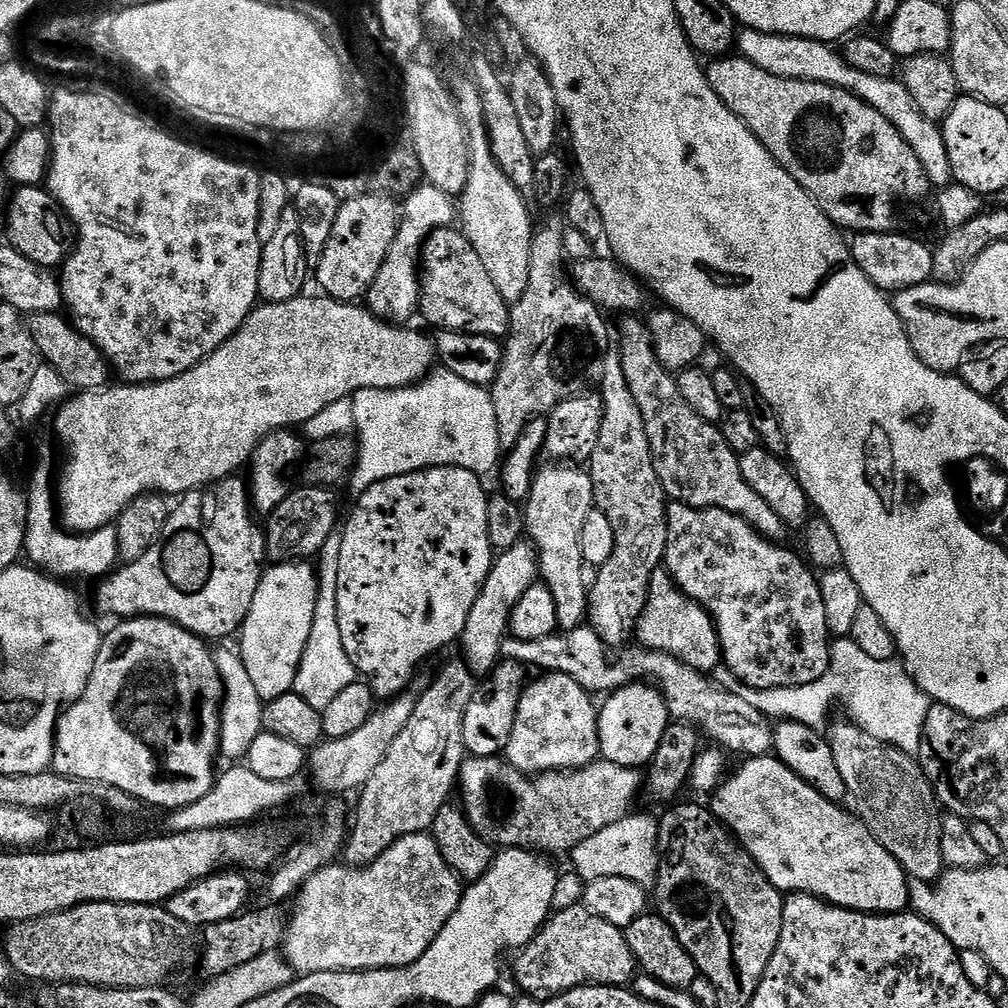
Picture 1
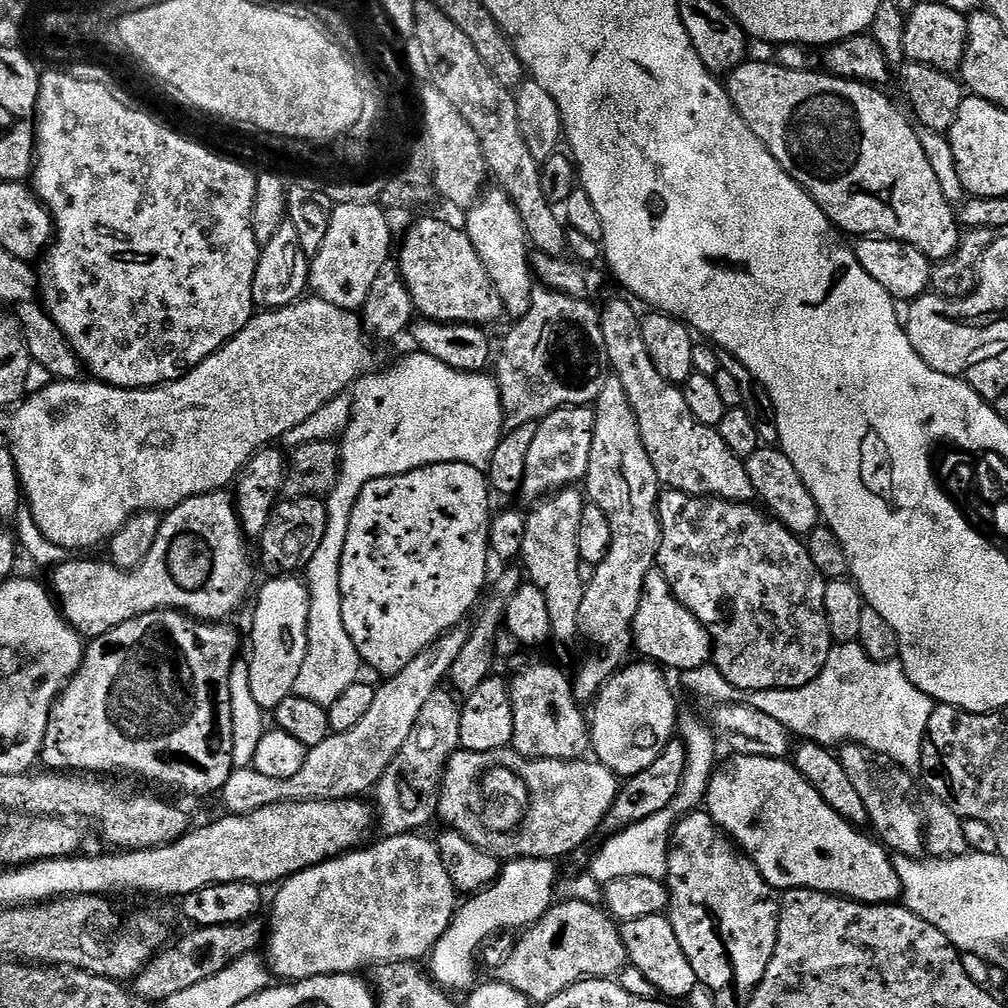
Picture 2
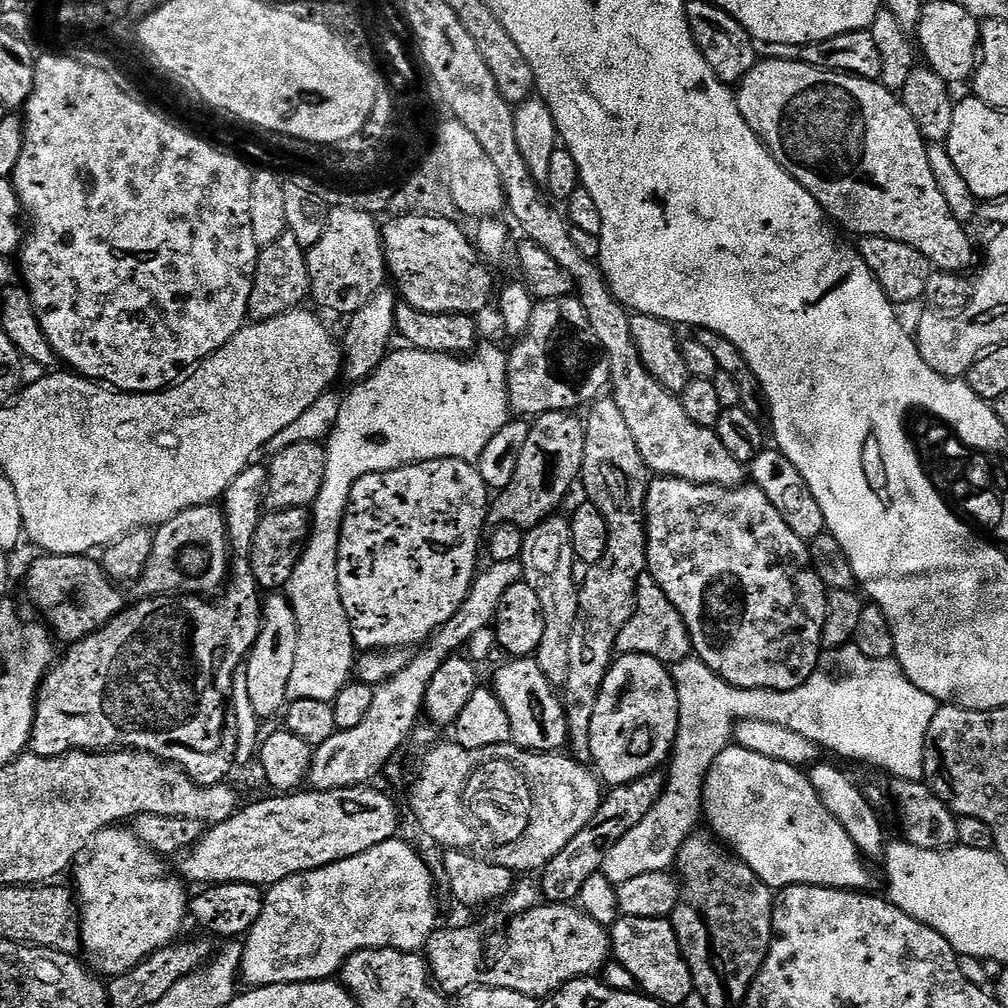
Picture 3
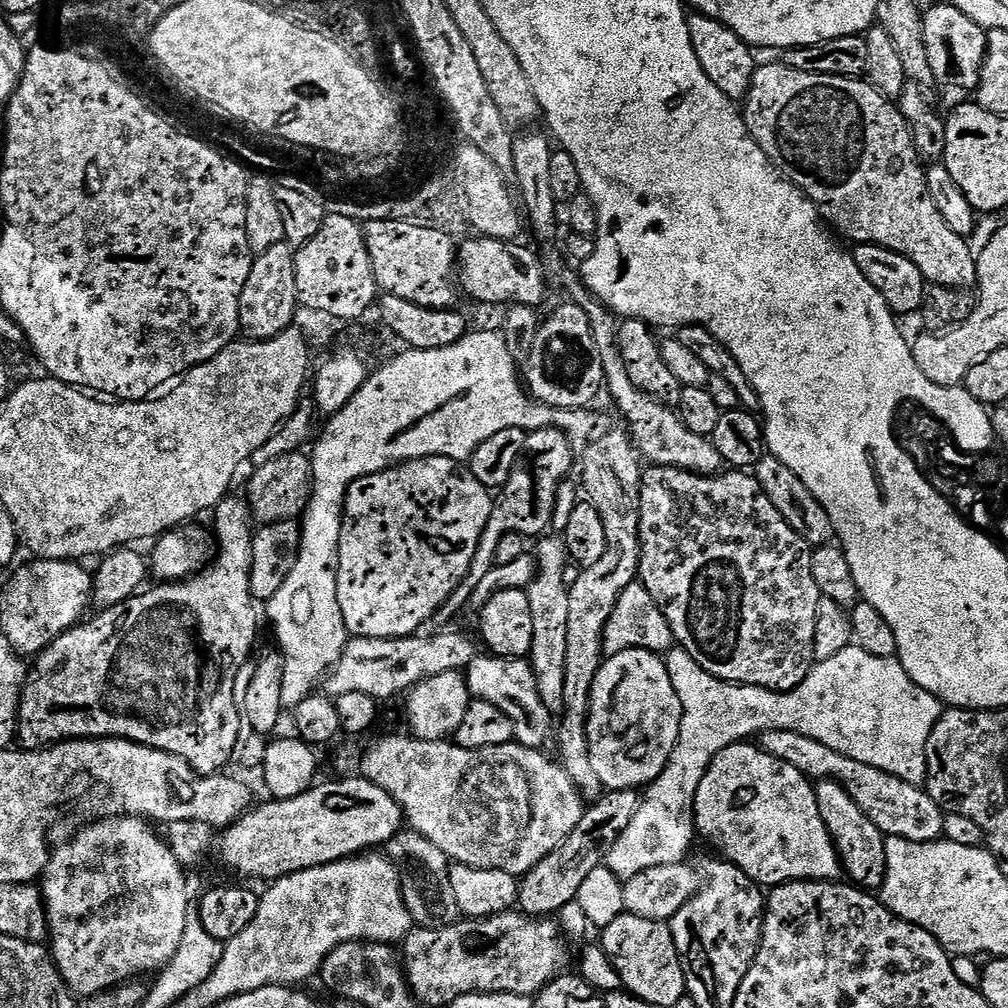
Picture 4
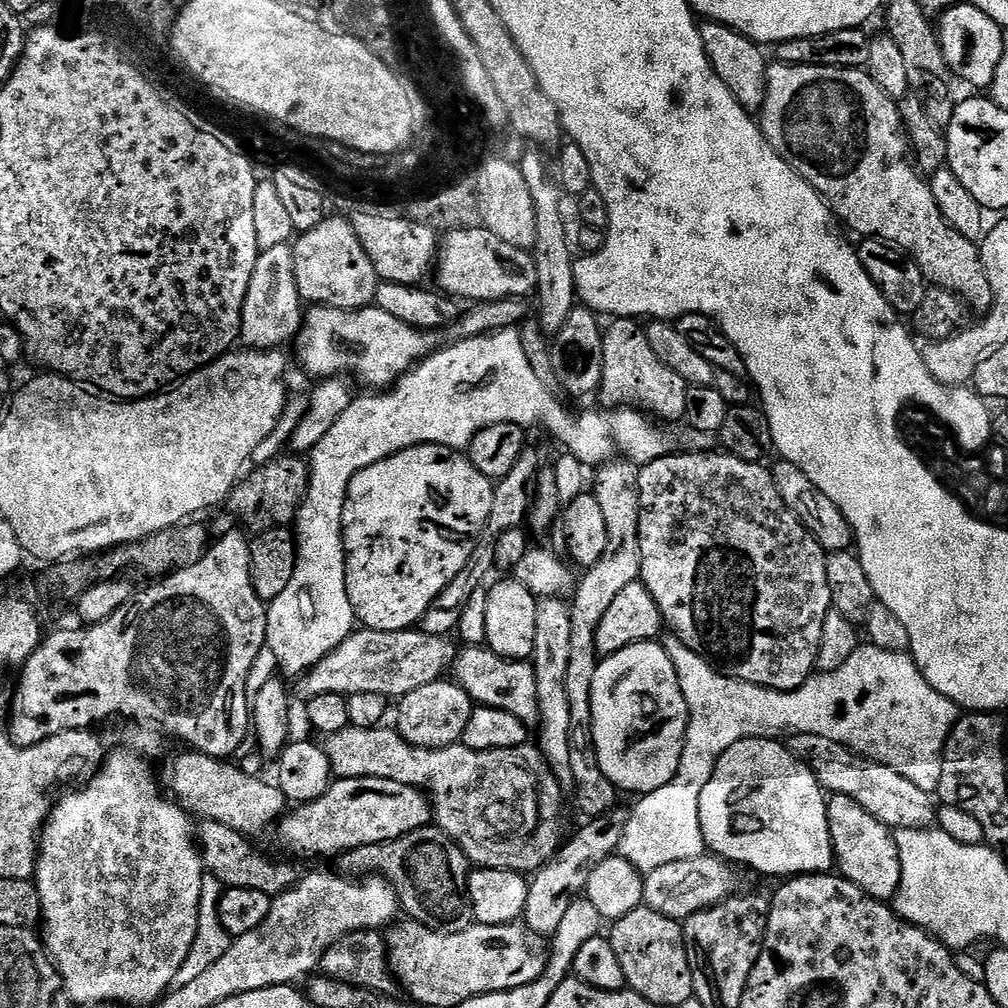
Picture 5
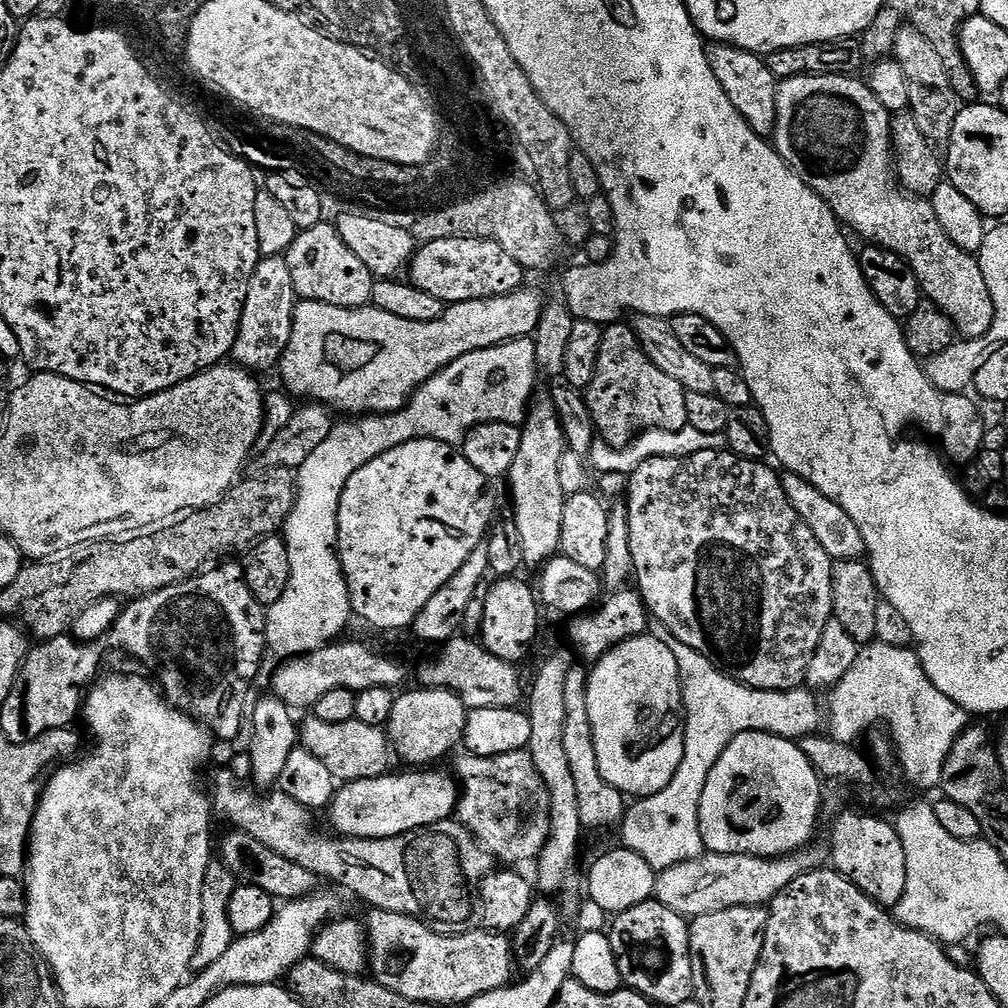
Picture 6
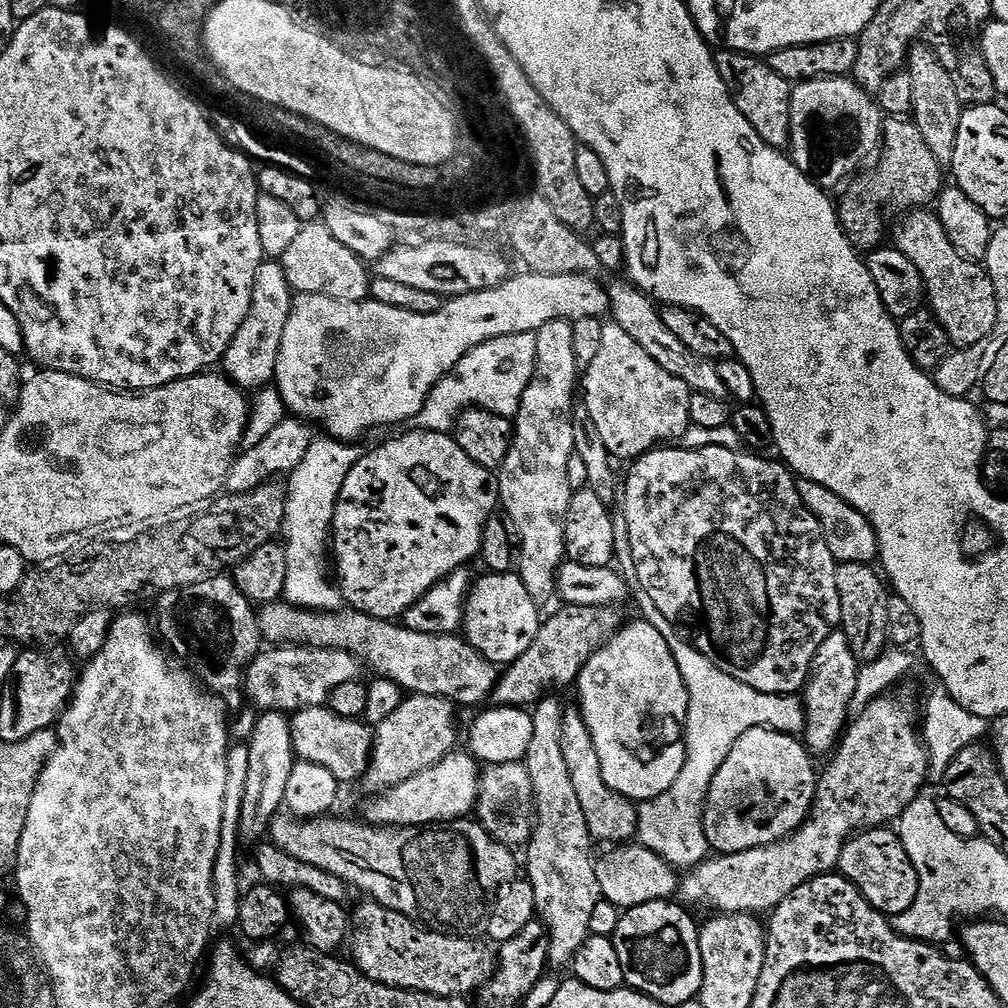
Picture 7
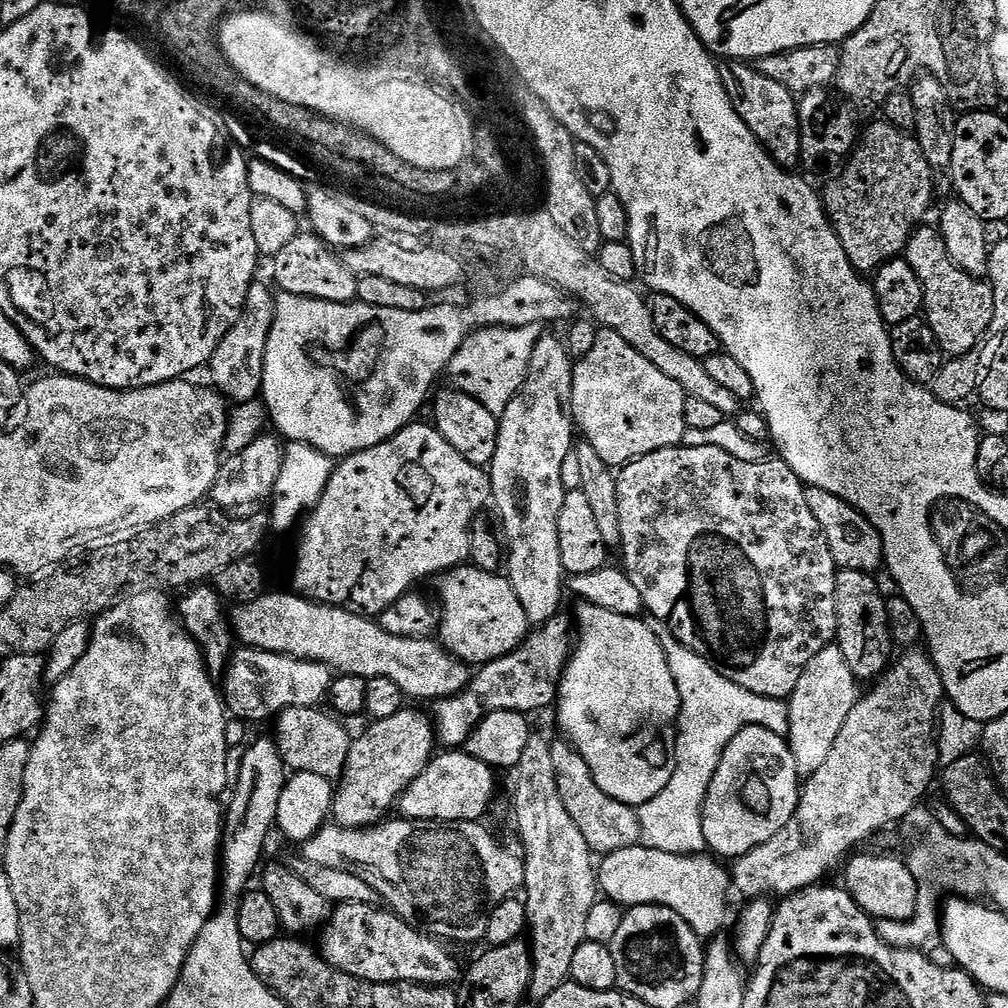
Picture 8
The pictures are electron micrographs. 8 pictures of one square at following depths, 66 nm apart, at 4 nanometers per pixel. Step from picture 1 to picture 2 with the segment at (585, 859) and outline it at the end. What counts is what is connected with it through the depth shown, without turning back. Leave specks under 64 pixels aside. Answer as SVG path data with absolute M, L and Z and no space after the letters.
M695 772L684 775L678 793L664 810L658 810L658 814L607 837L608 841L597 850L596 857L592 860L593 878L600 880L599 882L627 876L664 880L668 874L668 849L672 847L672 830L680 817L697 811L705 803L708 788L709 775L698 776Z

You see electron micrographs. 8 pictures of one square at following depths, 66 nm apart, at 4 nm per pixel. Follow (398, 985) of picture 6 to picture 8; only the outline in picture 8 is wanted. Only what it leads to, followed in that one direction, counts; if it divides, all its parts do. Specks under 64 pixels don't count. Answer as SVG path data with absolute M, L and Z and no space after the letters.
M337 904L331 909L330 919L319 933L318 951L326 963L372 984L452 986L461 979L462 964L460 968L459 962L444 949L447 947L439 939L406 923L387 907L376 907Z

